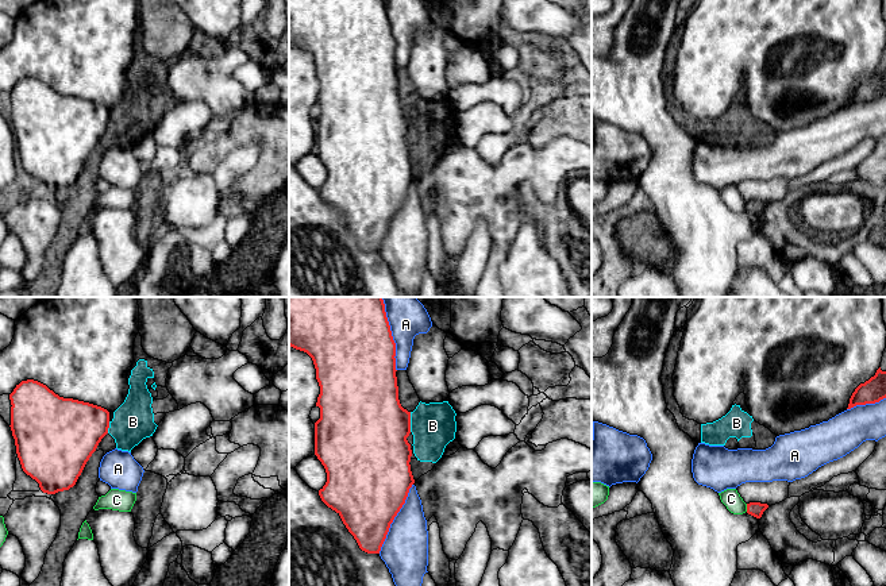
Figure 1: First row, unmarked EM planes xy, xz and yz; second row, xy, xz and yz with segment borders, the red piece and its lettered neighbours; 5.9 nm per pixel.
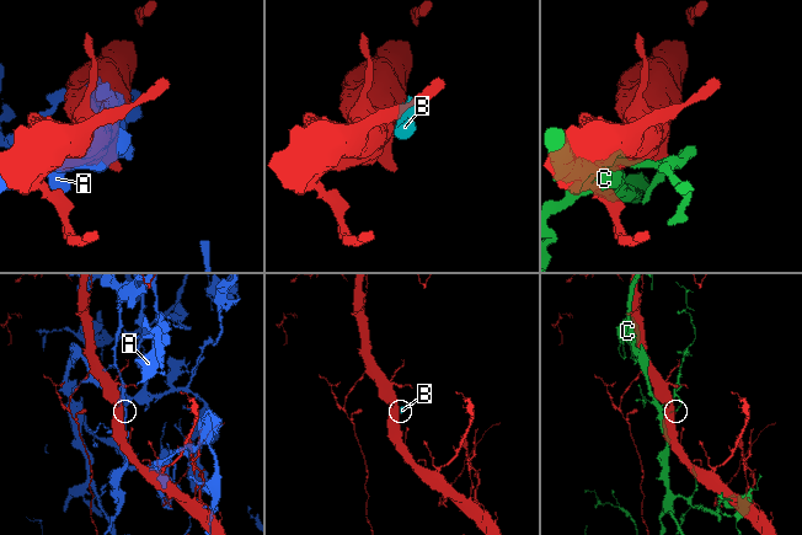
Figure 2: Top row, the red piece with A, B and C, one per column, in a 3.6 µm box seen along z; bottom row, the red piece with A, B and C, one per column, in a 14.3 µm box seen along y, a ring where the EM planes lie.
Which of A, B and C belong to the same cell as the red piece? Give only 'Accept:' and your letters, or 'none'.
Accept: none

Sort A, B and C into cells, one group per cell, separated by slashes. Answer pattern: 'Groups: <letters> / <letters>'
Groups: A / B / C

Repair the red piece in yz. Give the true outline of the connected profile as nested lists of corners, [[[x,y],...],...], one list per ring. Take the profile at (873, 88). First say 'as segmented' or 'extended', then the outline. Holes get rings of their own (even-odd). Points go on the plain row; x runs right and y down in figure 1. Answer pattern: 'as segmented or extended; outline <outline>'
as segmented; outline [[[879,65],[874,74],[855,86],[847,107],[856,103],[875,101],[883,96],[886,96],[886,69]]]

